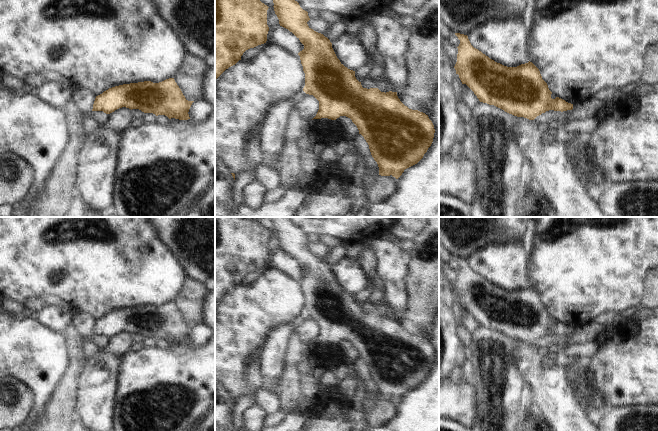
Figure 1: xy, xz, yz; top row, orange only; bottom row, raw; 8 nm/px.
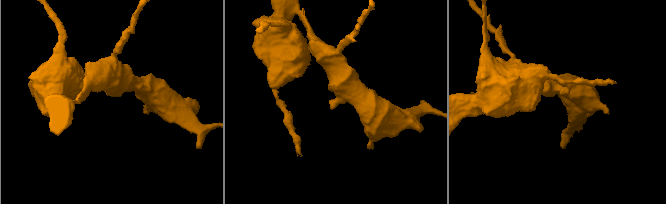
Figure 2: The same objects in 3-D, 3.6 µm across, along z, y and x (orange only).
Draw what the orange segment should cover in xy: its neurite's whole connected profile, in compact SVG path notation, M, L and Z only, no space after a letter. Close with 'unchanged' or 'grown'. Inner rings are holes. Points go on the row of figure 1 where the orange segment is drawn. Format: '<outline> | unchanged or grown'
M169 78L159 83L144 81L109 88L96 96L92 111L110 114L119 108L126 107L131 110L139 109L144 113L153 113L156 116L165 115L169 119L188 120L190 119L188 112L193 102L185 98L174 78Z | unchanged

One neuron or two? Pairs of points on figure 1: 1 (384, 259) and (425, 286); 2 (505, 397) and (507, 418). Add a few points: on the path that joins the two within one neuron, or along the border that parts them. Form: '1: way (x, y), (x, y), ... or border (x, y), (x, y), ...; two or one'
1: border (408, 252), (408, 270), (403, 279), (406, 298); two
2: way (505, 402), (505, 413); one

